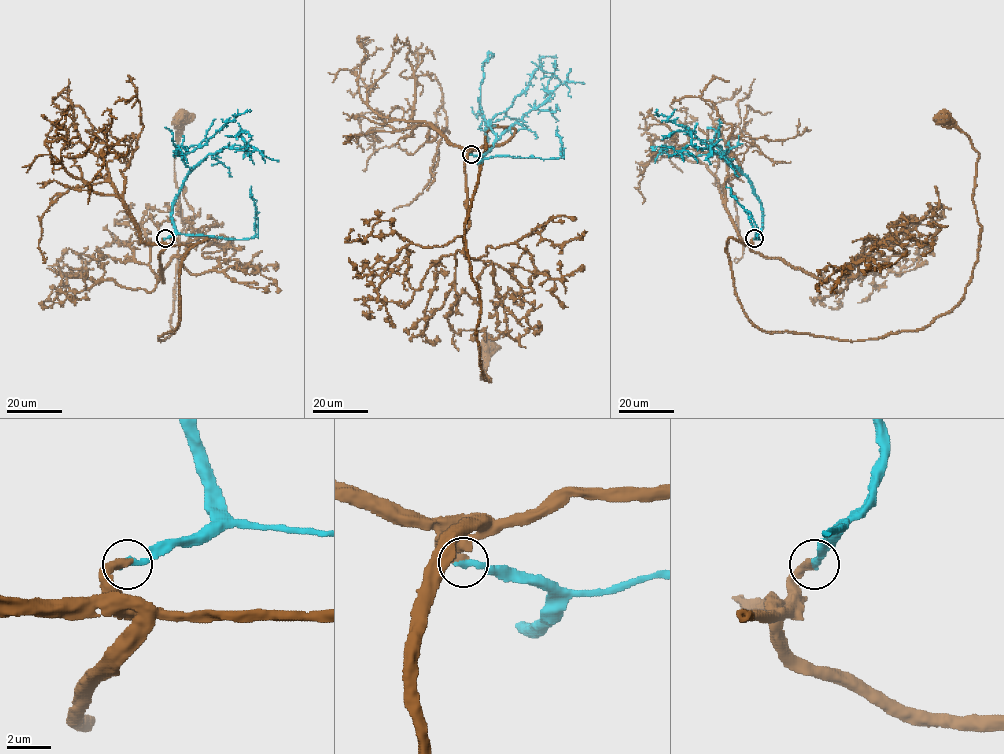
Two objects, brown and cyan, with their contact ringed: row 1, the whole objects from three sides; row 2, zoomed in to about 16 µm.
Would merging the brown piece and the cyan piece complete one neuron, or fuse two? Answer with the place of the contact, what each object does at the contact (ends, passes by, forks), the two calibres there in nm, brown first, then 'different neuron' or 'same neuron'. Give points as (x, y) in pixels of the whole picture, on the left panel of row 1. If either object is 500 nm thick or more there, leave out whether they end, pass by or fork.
at (165, 238); brown ends there; cyan ends there; 400 nm thick on the brown side, 340 nm on the other; same neuron

